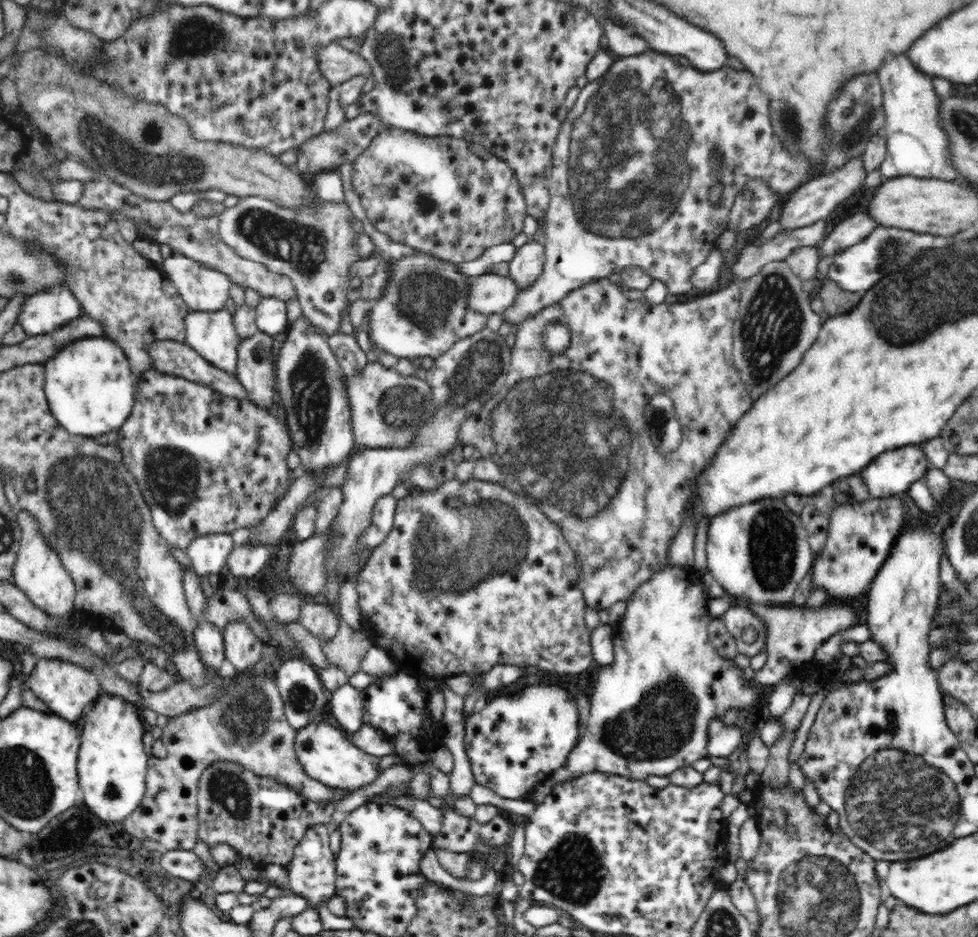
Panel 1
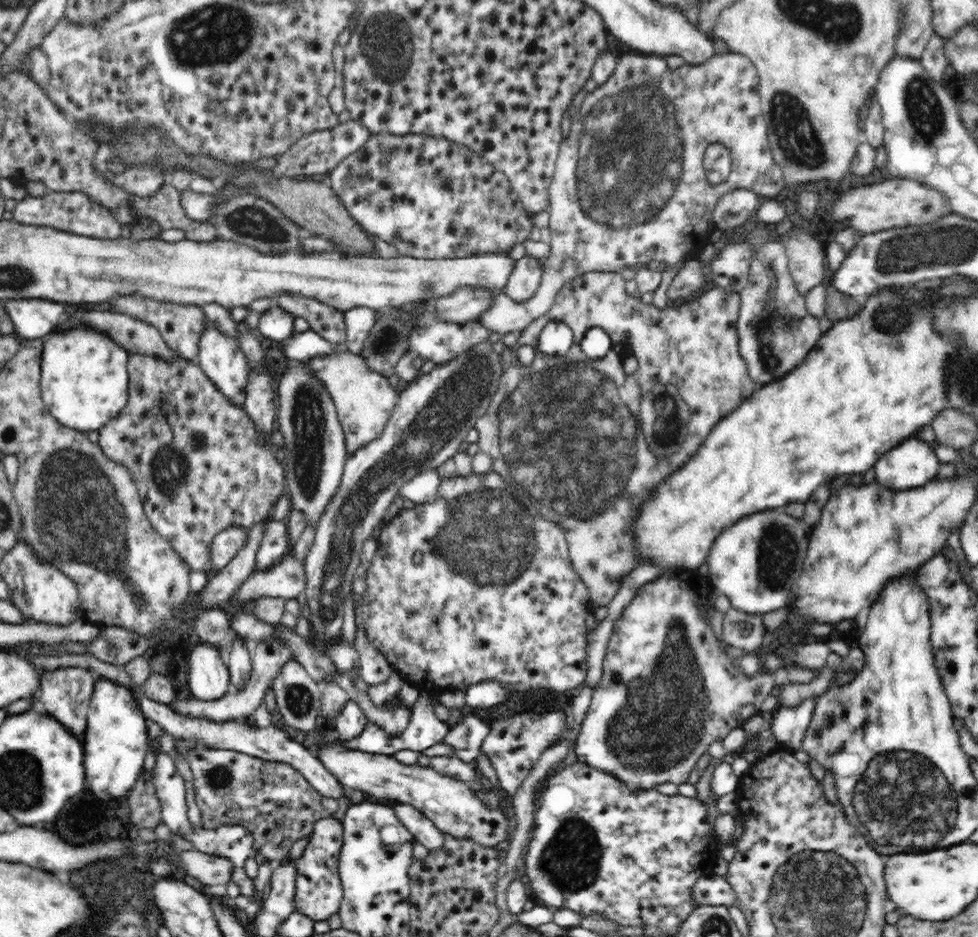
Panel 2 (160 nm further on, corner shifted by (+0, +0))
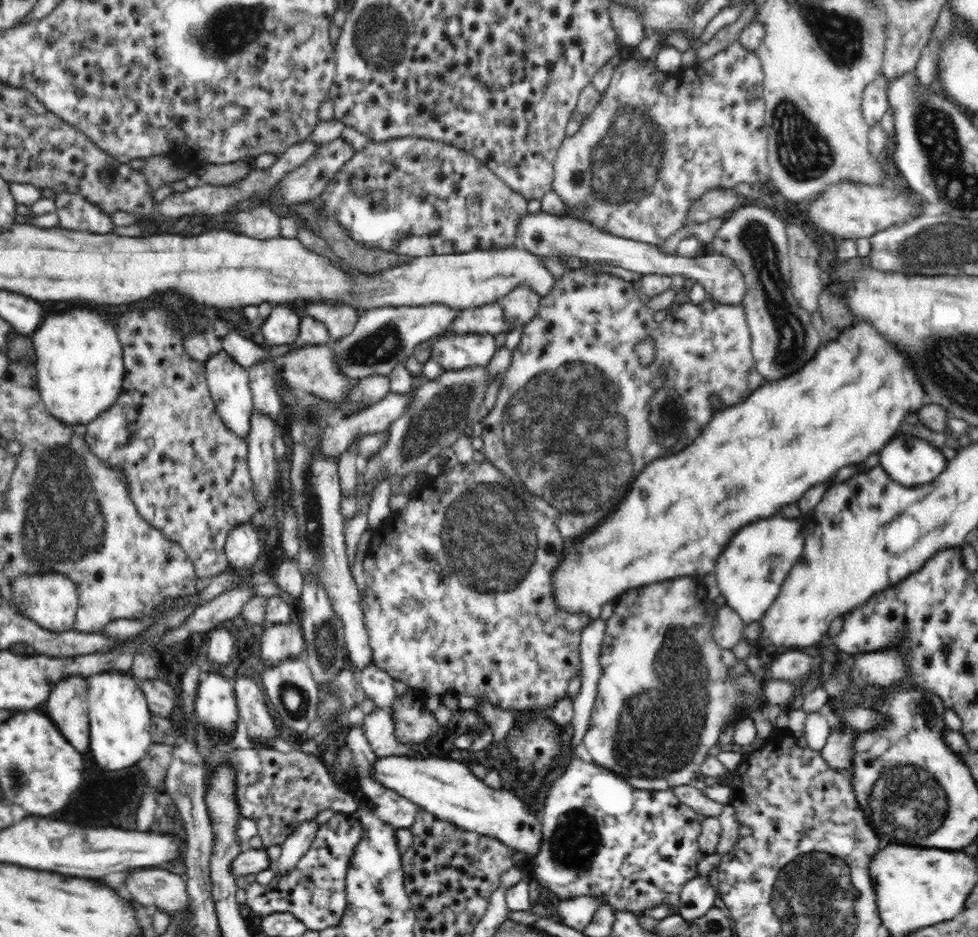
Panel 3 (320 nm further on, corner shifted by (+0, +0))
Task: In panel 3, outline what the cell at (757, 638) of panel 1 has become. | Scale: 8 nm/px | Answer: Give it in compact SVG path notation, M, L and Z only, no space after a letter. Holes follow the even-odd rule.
M728 606L720 607L710 623L712 623L712 639L720 649L731 650L735 644L738 644L738 640L743 638L742 630L745 622Z

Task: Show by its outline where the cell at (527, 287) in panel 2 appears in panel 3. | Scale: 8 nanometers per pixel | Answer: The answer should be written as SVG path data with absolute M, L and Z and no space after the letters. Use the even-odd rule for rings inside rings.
M518 285L512 292L498 302L503 307L504 317L511 330L523 328L534 316L537 316L540 295L526 285Z

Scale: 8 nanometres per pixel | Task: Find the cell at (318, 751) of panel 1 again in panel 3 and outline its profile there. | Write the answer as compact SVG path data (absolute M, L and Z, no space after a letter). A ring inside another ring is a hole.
M379 757L370 769L369 778L376 779L386 790L396 791L438 820L447 820L461 830L476 831L480 835L501 840L506 846L515 849L522 858L540 852L543 826L536 809L503 786L488 786L469 767L466 768L456 760Z

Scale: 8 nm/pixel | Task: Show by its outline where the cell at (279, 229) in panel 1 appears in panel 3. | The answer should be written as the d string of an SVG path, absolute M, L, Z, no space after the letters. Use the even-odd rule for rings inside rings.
M265 203L263 205L256 206L252 210L241 211L235 214L236 220L232 223L232 228L234 232L239 234L244 234L250 238L258 240L268 240L271 238L278 238L280 235L280 216L275 213L271 208L270 203Z

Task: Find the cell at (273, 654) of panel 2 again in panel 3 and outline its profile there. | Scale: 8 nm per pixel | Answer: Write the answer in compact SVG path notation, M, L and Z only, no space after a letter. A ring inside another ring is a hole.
M293 619L282 624L267 625L261 636L262 660L278 664L286 658L305 659L305 644L300 623Z

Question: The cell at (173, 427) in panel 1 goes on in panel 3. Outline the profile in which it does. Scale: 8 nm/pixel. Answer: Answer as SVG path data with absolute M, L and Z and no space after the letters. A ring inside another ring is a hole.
M156 302L153 308L145 312L144 308L136 308L132 312L126 312L124 316L118 318L118 324L115 326L117 336L120 344L123 345L123 361L124 361L124 380L122 392L120 392L119 399L107 411L104 411L98 419L92 420L86 424L86 433L83 436L87 441L88 448L101 461L107 465L114 466L116 469L124 472L126 477L126 484L128 484L128 492L132 492L132 502L136 504L137 512L144 520L157 530L160 530L167 538L178 544L192 561L195 568L195 574L199 579L208 579L213 576L220 575L229 569L228 559L226 557L226 540L234 528L239 525L244 525L251 522L252 516L258 513L259 503L256 499L256 492L254 492L254 481L251 479L249 472L248 457L249 452L247 442L243 438L236 436L220 419L217 413L215 401L211 397L209 386L207 385L207 374L205 371L205 363L194 360L185 349L185 340L190 335L197 335L203 333L210 319L200 314L191 314L185 311L186 314L182 316L182 320L175 320L174 312L163 308L161 305L157 306Z

